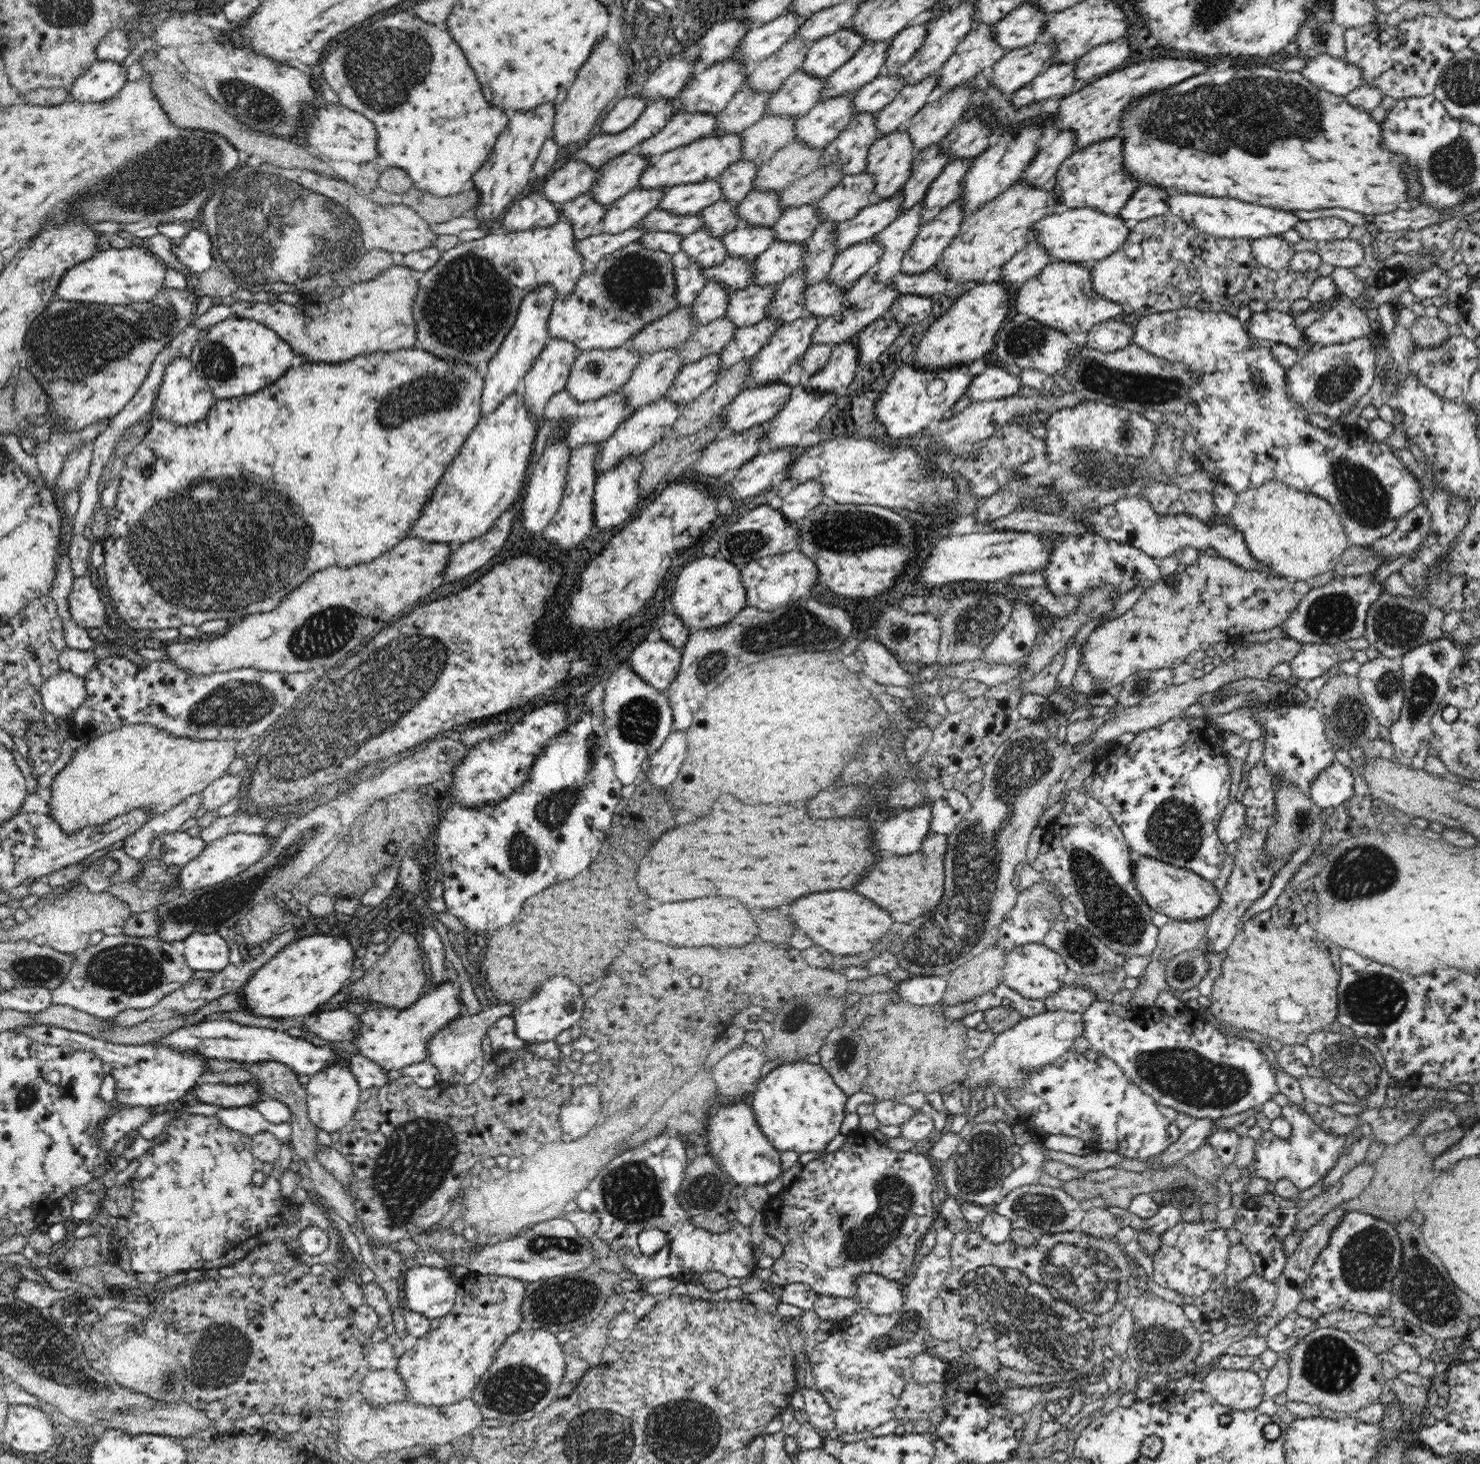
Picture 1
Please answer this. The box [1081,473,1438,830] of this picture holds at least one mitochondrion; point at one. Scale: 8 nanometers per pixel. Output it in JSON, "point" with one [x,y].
{"point":[1395,625]}

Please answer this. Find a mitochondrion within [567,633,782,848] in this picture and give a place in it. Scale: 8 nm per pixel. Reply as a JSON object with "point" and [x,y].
{"point":[639,718]}

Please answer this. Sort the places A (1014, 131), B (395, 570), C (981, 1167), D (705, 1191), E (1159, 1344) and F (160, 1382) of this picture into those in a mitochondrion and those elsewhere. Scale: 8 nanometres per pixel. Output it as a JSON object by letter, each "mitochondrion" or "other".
{"A":"other","B":"other","C":"mitochondrion","D":"mitochondrion","E":"mitochondrion","F":"mitochondrion"}

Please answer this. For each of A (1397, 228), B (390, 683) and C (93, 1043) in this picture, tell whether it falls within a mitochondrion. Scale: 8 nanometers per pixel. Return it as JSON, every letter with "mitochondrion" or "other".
{"A":"other","B":"mitochondrion","C":"other"}

